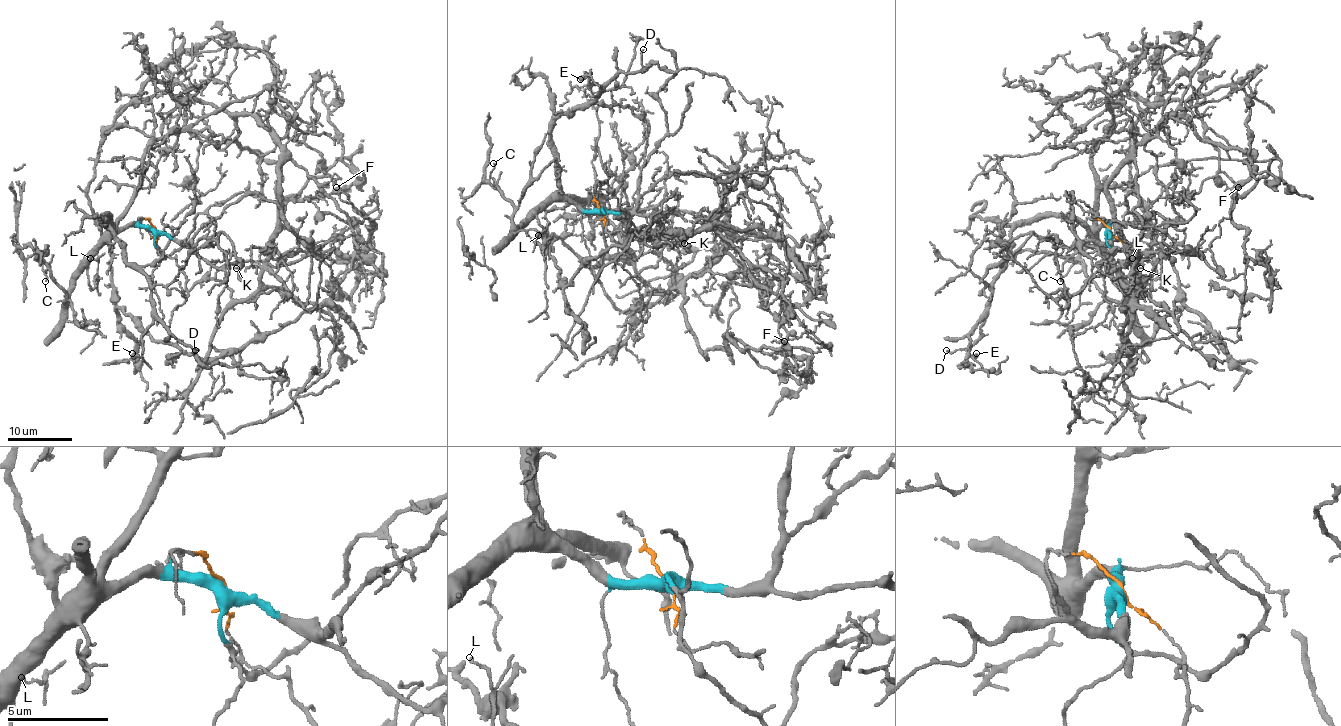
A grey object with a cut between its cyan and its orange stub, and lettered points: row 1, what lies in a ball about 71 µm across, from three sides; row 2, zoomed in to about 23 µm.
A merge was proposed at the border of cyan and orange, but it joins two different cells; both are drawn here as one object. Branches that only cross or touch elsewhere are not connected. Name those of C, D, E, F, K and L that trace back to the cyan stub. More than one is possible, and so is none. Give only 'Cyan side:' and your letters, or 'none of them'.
Cyan side: C, D, E, L

